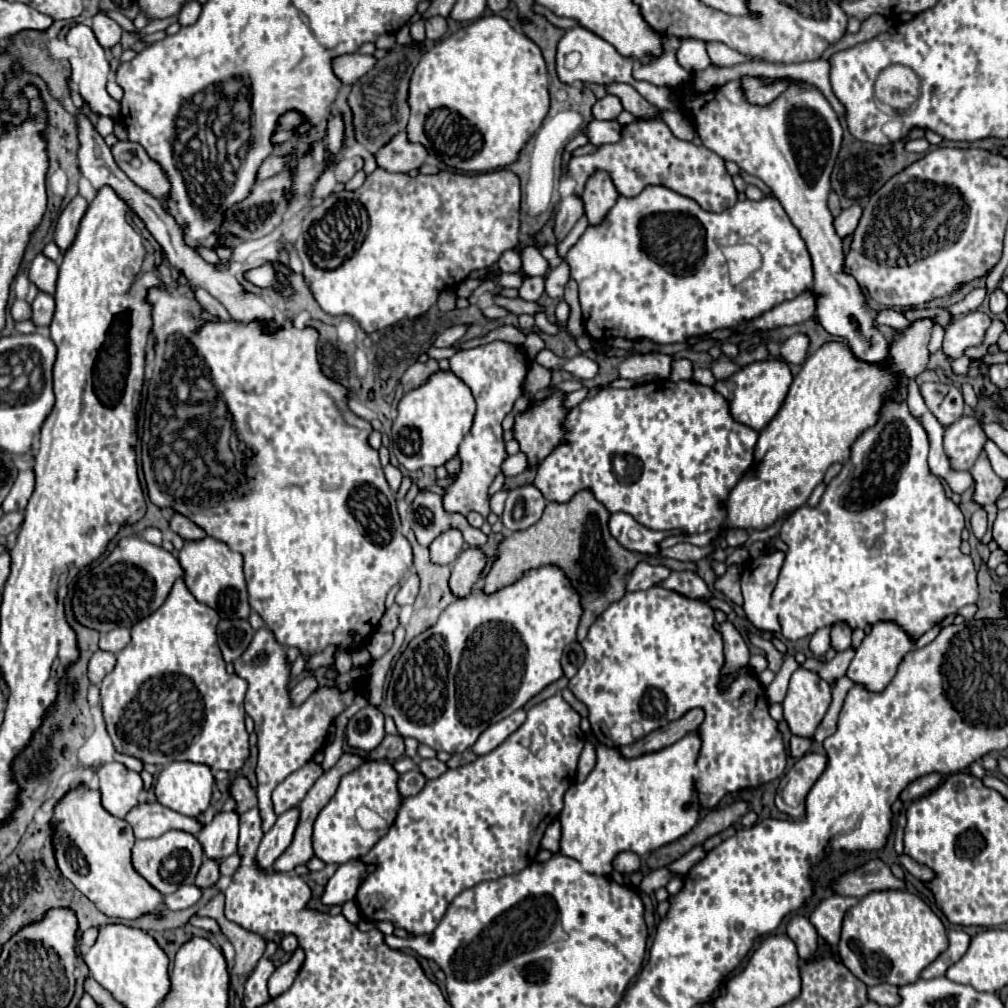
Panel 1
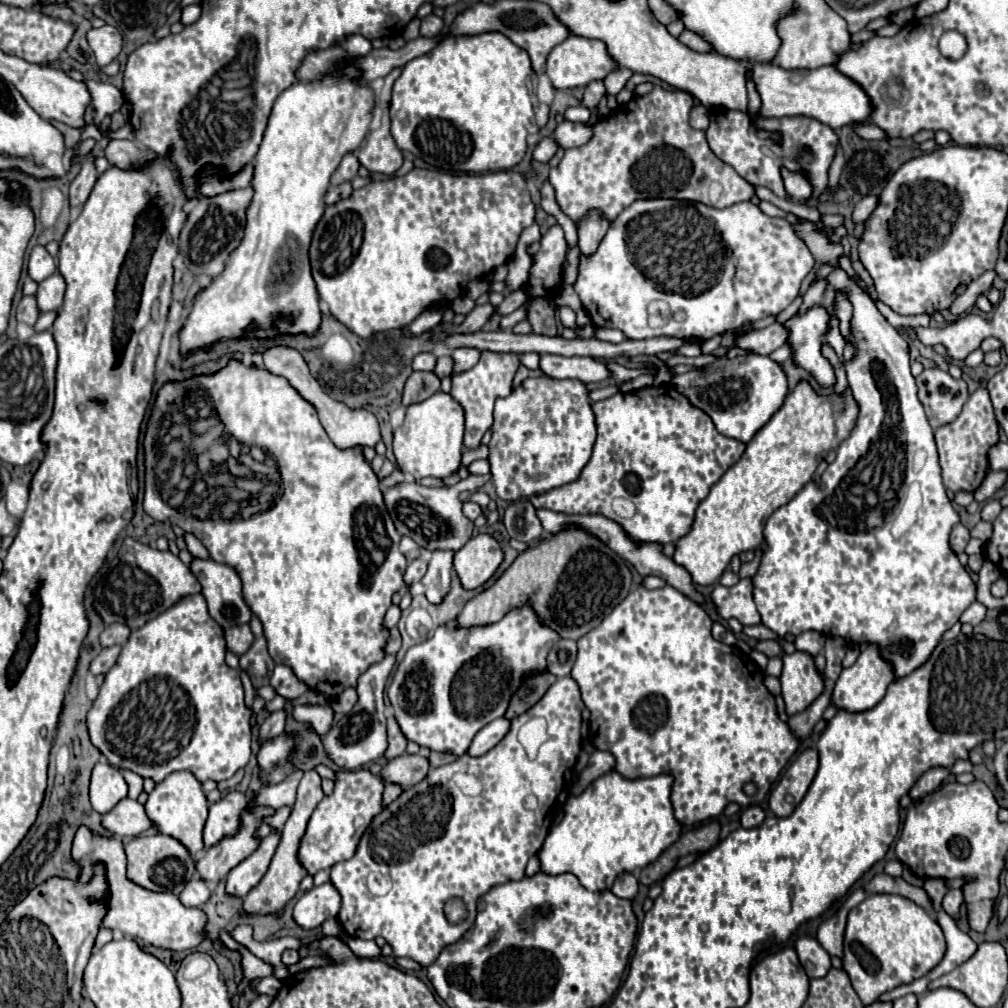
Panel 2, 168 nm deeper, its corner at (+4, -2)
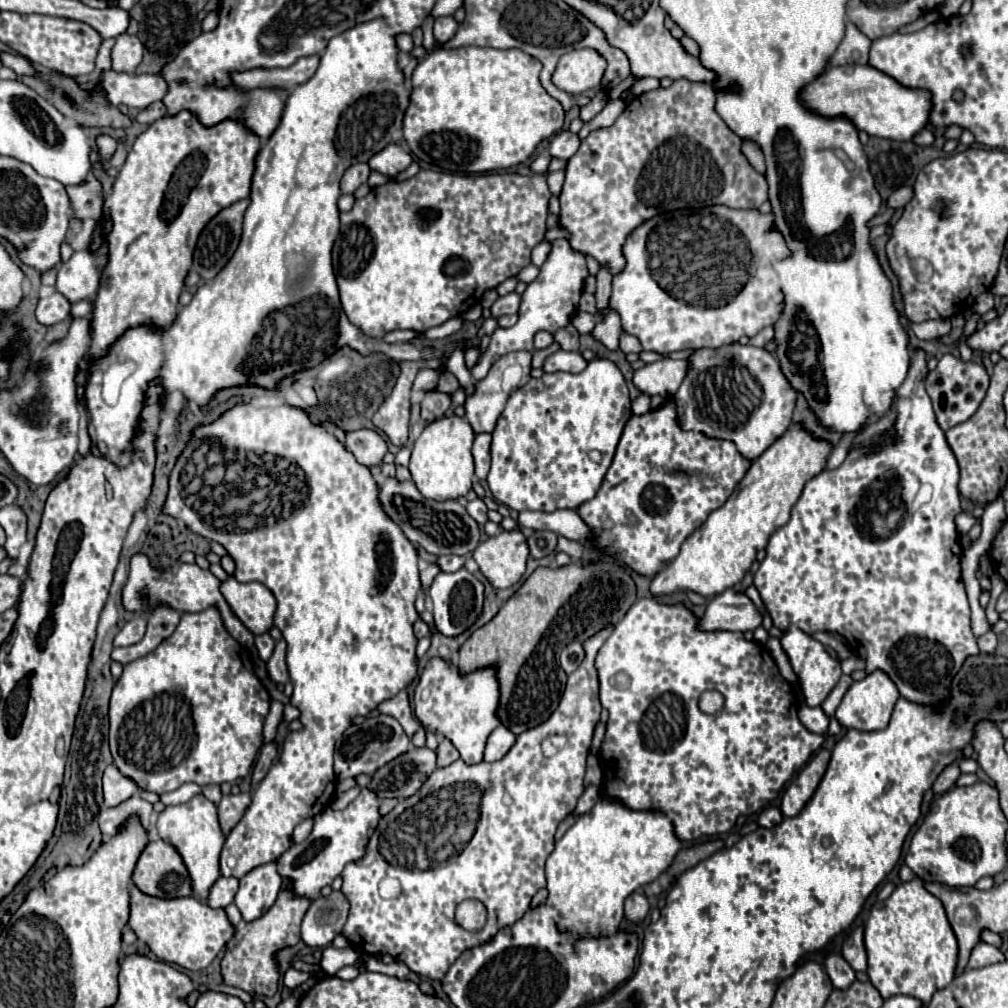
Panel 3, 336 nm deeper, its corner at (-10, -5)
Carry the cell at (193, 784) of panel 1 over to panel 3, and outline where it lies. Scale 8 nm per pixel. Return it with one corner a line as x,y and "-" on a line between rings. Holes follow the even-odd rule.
204,795
192,797
188,803
166,807
158,815
158,835
174,845
174,849
180,853
190,881
192,881
192,895
198,897
200,901
208,899
208,891
214,885
214,881
220,877
220,867
218,867
218,857
224,845
224,833
218,825
218,815
216,815
216,805
208,801

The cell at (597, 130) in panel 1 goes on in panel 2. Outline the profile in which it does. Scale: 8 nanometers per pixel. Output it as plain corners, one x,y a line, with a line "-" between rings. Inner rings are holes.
562,122
558,124
554,132
554,140
562,148
576,148
588,144
592,138
592,126
590,124
576,124
576,122

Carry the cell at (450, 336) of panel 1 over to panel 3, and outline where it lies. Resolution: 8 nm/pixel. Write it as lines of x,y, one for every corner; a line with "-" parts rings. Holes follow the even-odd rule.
516,291
504,295
504,297
498,297
498,301
492,305
492,317
502,317
502,315
510,315
510,313
516,313
518,307
520,307
520,295

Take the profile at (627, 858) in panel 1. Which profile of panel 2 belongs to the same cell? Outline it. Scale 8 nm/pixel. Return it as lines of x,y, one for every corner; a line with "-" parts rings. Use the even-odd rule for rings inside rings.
624,872
616,878
616,882
612,886
612,892
620,898
630,898
632,900
638,894
638,880
634,878
634,874

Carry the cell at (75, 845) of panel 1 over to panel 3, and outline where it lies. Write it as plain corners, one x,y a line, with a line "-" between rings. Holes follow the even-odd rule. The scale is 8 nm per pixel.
130,885
130,921
128,927
144,941
150,951
166,961
184,969
198,971
208,967
214,957
234,935
234,925
228,921
224,909
212,909
196,897
186,899
154,899

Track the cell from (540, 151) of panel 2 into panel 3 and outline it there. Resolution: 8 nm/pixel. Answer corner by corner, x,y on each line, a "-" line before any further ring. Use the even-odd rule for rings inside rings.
544,151
544,153
540,153
540,155
536,155
536,157
532,159
530,169
532,169
534,173
544,173
546,167
548,167
548,163
550,163
550,155
546,155
546,151

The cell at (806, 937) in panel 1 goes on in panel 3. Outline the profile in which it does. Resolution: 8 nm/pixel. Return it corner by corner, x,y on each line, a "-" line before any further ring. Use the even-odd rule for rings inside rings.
830,955
826,959
826,973
830,975
832,985
836,989
840,989
840,991
848,989
854,983
854,979
856,979
854,969
840,955

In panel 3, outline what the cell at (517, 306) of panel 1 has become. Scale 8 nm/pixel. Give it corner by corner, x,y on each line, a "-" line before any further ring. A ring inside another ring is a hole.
570,325
570,327
564,327
562,331
556,331
554,333
554,339
560,343
560,347
564,349
564,351
578,351
578,347
580,347
580,343
578,343
578,331

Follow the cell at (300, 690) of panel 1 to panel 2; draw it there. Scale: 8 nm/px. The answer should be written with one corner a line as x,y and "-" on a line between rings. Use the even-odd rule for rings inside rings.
278,710
278,712
272,712
268,716
268,720
260,726
260,740
266,740
266,738
274,738
278,734
284,732
284,726
286,726
286,710

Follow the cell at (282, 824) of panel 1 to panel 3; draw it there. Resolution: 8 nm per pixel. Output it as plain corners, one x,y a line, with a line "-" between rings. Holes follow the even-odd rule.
266,863
250,871
240,879
240,889
236,893
236,907
244,921
256,921
262,917
276,901
282,887
282,877
276,871
276,863

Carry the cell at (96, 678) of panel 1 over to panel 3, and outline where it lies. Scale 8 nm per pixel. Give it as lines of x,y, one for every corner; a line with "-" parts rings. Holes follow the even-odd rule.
158,605
152,613
150,613
150,619
148,619
148,629
146,629
146,635
140,643
136,645
130,645
130,647
118,647
112,651
112,659
126,665
134,659
140,659
148,653
152,653
164,639
168,639
178,621
180,621
180,611
168,607
168,605

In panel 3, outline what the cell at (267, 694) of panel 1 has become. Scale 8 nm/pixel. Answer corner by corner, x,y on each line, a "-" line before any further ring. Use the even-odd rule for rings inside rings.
278,641
274,655
270,657
270,661
266,663
266,669
272,677
274,683
288,683
288,669
286,669
286,641

